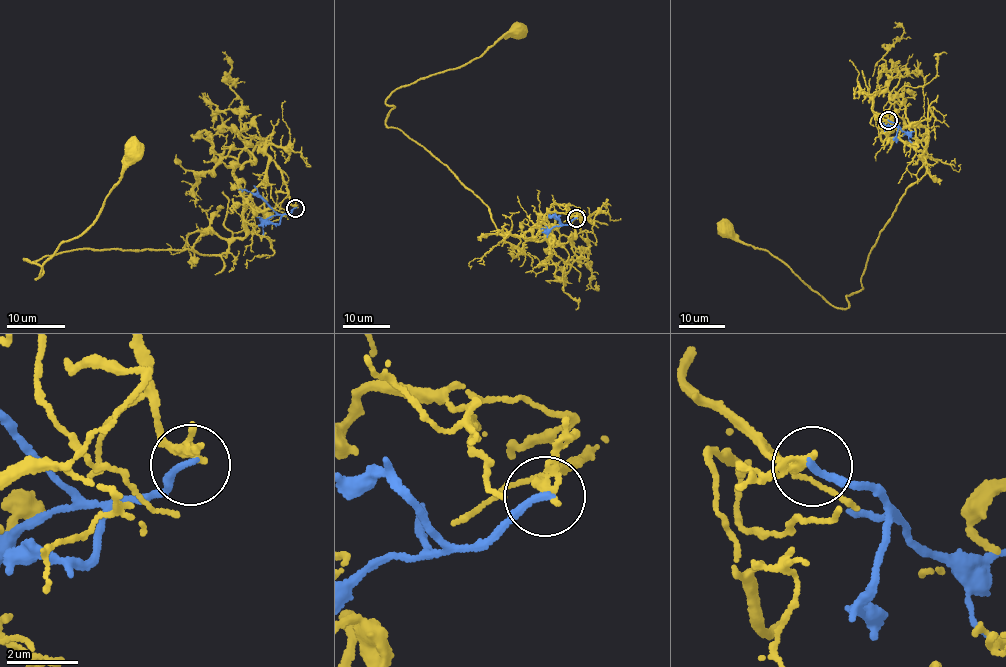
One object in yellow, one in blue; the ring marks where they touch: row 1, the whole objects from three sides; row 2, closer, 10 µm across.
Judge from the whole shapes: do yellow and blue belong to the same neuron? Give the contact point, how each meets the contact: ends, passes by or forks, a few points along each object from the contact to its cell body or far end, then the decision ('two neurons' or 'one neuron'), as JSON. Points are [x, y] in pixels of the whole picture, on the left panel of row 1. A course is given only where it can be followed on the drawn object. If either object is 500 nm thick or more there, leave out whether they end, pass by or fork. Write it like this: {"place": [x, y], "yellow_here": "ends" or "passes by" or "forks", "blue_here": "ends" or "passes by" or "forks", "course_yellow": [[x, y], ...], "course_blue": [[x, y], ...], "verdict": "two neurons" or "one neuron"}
{"place": [295, 208], "yellow_here": "passes by", "blue_here": "ends", "course_yellow": [[296, 207], [272, 161], [245, 237], [222, 253], [83, 248], [25, 260], [36, 279], [95, 222], [133, 151]], "course_blue": [[295, 208], [279, 215], [257, 195], [238, 189]], "verdict": "two neurons"}

